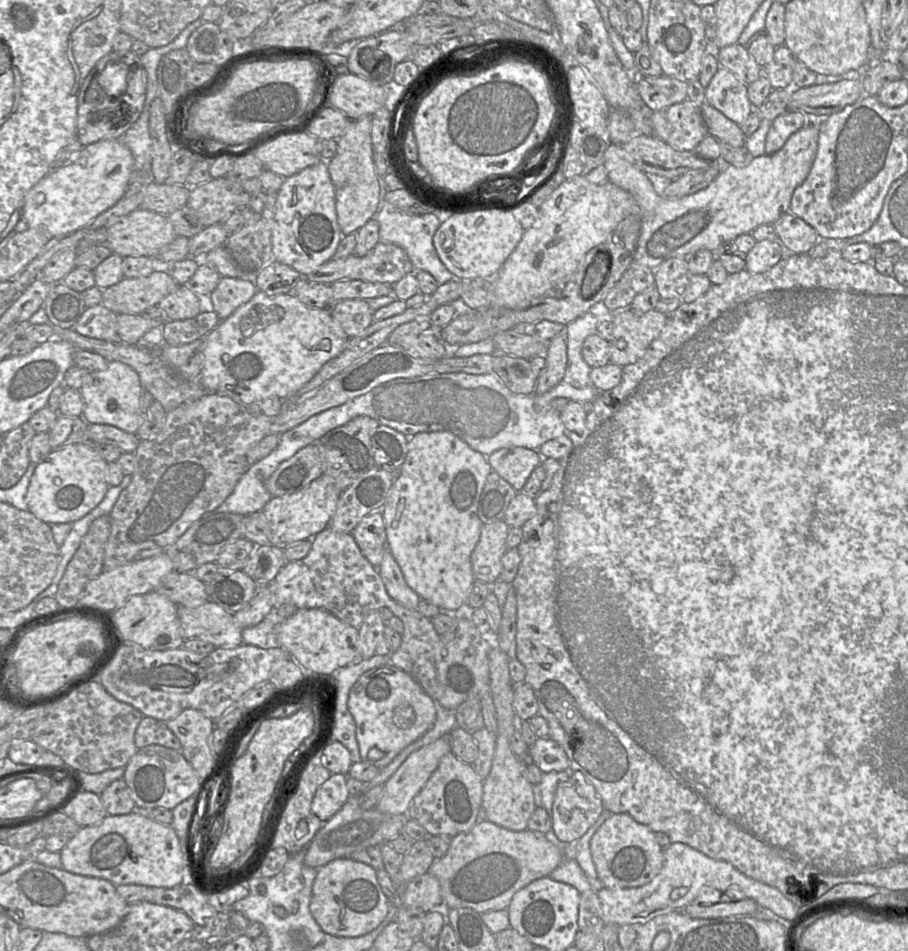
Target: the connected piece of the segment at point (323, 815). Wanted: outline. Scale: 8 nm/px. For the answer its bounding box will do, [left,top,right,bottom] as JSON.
[311,774,349,823]

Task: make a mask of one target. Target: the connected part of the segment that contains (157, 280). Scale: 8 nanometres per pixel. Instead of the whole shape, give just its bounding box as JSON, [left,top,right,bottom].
[102,262,178,314]

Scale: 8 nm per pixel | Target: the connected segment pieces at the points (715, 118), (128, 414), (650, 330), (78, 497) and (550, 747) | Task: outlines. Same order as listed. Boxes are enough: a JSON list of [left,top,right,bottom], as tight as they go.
[[700,102,746,147],[80,361,144,433],[609,308,667,367],[25,443,109,525],[529,738,569,773]]

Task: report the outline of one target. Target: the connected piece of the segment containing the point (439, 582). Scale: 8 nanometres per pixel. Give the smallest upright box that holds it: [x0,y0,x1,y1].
[381,431,493,613]

